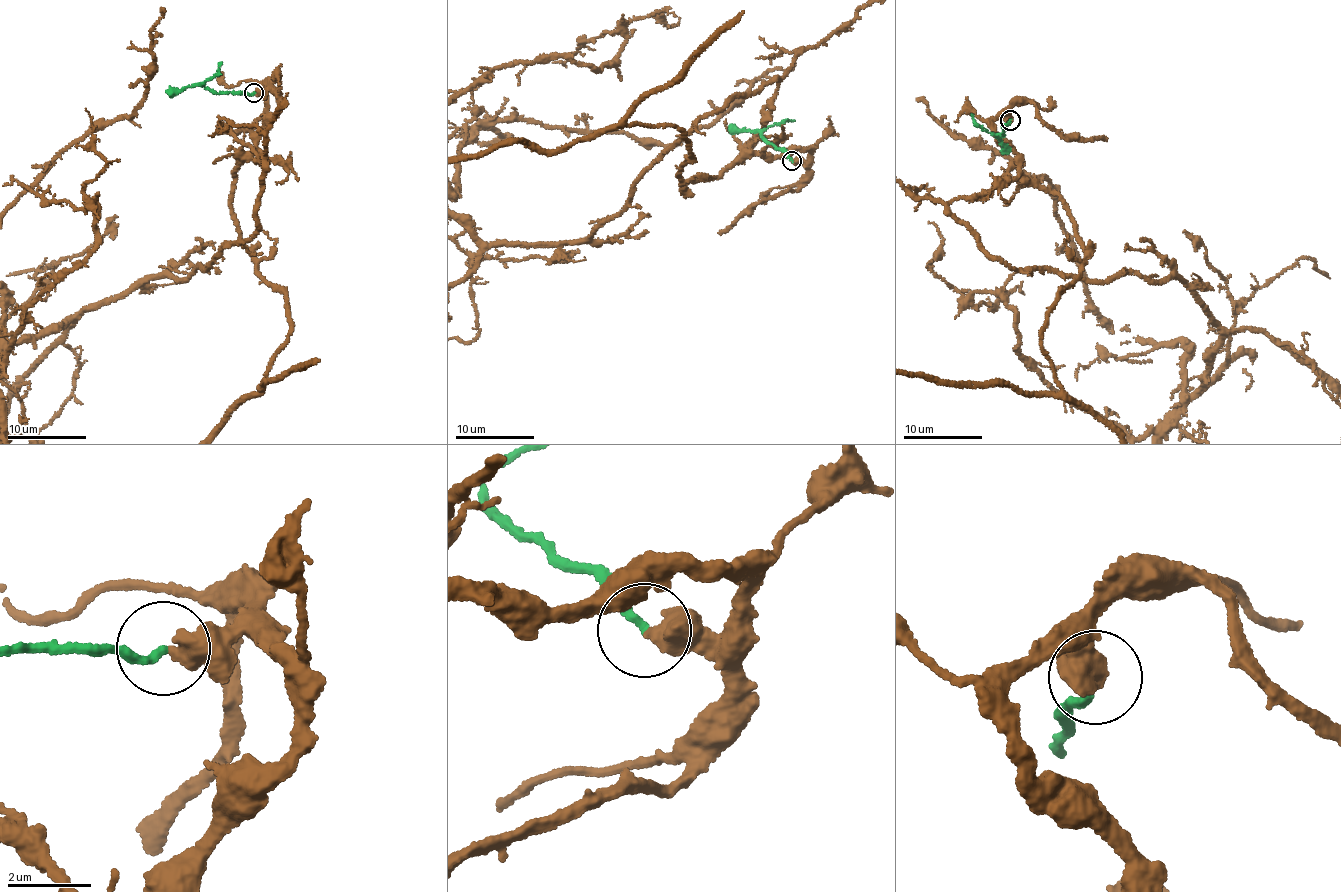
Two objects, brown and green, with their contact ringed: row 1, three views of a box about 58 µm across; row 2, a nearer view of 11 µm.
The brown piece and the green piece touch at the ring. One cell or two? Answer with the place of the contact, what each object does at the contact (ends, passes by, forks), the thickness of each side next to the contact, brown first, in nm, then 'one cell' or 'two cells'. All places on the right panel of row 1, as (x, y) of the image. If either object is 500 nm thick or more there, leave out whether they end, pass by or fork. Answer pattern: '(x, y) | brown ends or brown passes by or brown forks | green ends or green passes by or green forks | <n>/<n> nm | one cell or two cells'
(1010, 120) | 500/200 nm | one cell

